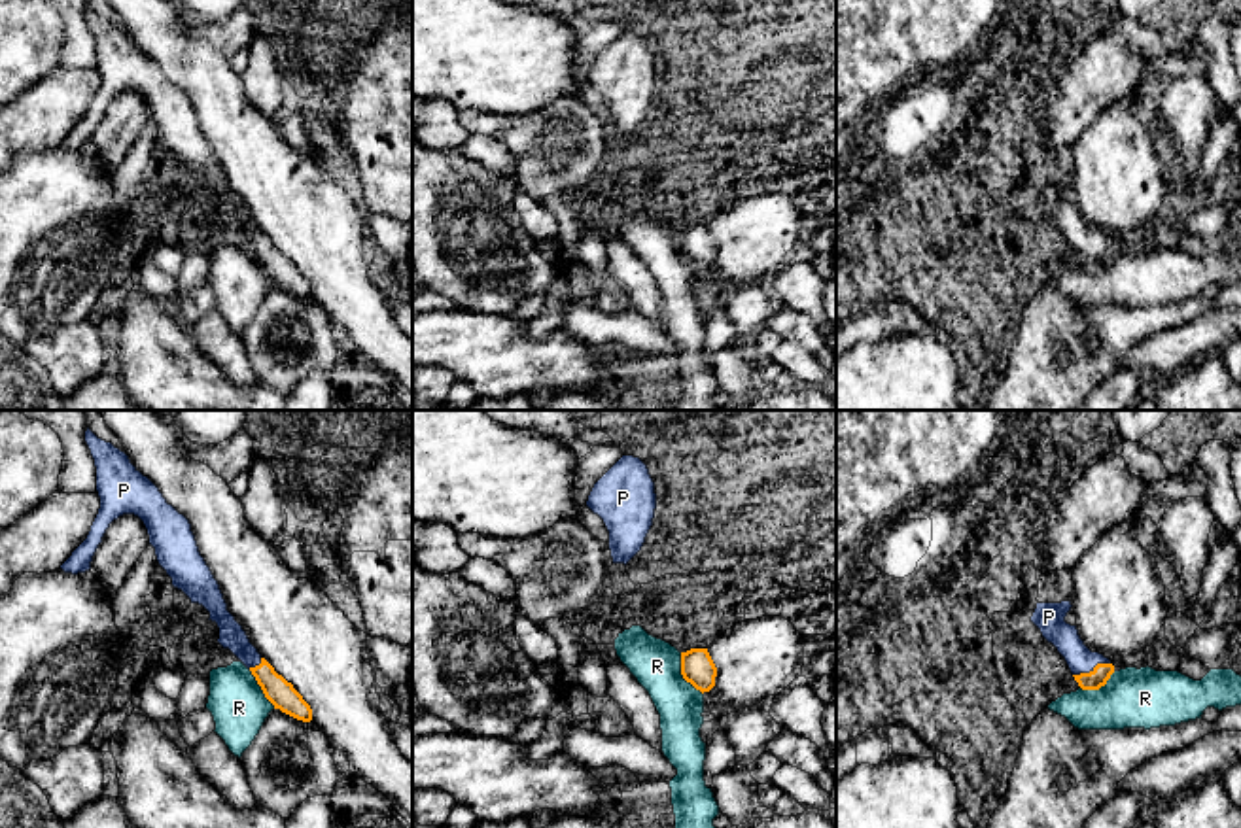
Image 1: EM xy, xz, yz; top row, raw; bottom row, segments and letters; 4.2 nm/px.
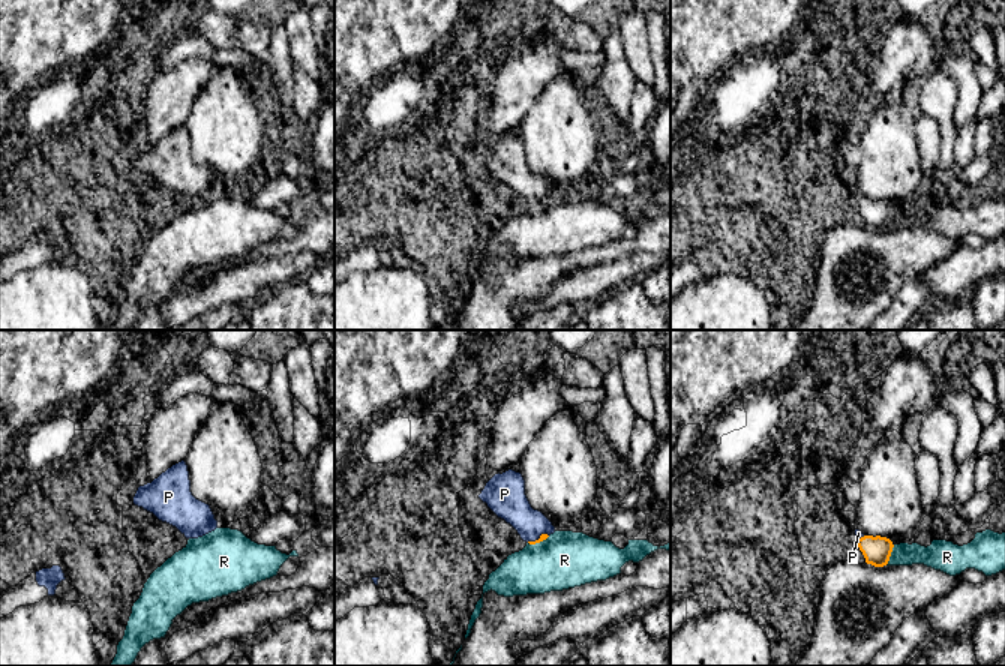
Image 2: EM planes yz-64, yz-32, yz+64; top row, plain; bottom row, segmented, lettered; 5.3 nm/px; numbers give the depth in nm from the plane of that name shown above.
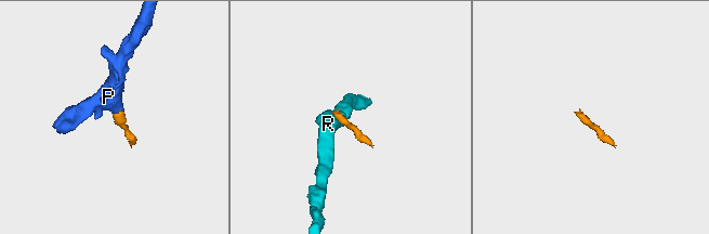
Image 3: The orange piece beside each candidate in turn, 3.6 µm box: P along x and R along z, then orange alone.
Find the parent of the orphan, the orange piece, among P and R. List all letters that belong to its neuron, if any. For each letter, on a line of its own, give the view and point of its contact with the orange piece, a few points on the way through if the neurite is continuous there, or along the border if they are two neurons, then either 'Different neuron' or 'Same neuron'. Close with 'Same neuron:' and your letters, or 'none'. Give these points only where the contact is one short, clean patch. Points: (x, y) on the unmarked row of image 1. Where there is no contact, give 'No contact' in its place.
P: Touches orange at yz (1090, 248). Path across: yz (1101, 248), (1090, 248), (1066, 214). Same neuron
R: Touches orange at xz (681, 250). Boundary: xz (680, 229), (680, 250), (702, 271). Different neuron
Same neuron: P

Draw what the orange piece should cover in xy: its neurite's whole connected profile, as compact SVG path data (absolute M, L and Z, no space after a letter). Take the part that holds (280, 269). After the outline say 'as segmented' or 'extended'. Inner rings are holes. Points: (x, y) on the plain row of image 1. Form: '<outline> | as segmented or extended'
M89 4L85 19L96 43L100 85L87 115L61 146L72 151L89 147L110 100L123 91L138 93L148 106L159 142L172 155L172 163L182 166L191 180L202 181L210 189L208 197L218 200L218 219L229 225L252 248L274 285L310 299L310 282L257 229L242 202L227 187L219 161L199 129L189 96L166 79L159 64L131 40L125 28L98 15Z | extended

